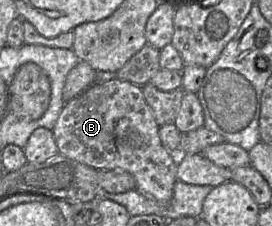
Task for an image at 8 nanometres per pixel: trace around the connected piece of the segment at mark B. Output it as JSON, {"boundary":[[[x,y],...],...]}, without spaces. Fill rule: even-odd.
{"boundary":[[[120,79],[93,83],[64,104],[52,133],[60,155],[96,170],[122,169],[134,177],[135,190],[147,199],[159,205],[171,201],[179,158],[163,146],[142,86]]]}

